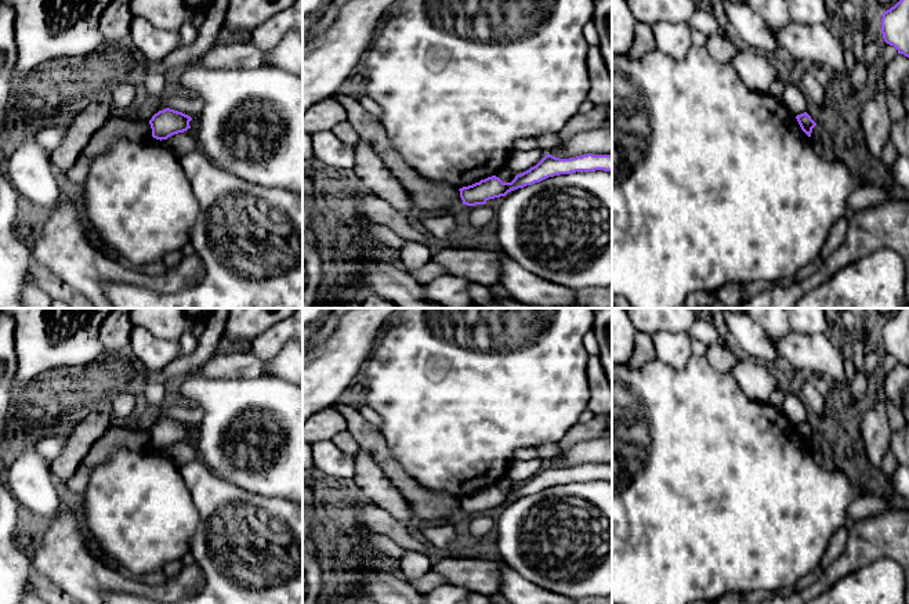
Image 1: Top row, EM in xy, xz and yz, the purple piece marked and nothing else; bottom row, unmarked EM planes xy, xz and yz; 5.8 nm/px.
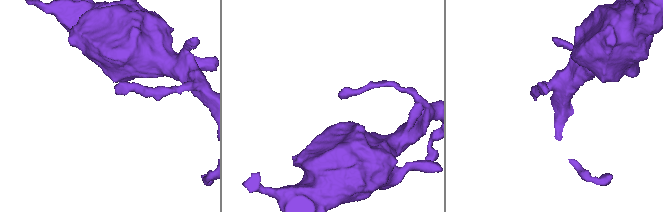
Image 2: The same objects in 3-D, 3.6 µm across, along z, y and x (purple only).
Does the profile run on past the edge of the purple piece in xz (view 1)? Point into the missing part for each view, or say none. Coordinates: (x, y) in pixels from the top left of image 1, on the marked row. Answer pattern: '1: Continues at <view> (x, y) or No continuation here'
1: No continuation here

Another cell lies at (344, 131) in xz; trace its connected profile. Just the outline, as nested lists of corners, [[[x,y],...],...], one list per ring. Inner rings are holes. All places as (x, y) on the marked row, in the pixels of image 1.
[[[341,122],[332,130],[333,134],[344,144],[356,147],[359,144],[359,137],[352,129],[352,126],[347,122]]]

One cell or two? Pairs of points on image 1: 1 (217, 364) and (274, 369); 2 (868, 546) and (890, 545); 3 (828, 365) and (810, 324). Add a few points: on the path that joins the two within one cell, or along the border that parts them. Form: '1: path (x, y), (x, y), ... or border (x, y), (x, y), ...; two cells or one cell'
1: path (231, 365), (247, 365), (260, 369); one cell
2: path (873, 545), (884, 545); one cell
3: border (792, 328), (801, 333), (832, 335); two cells

